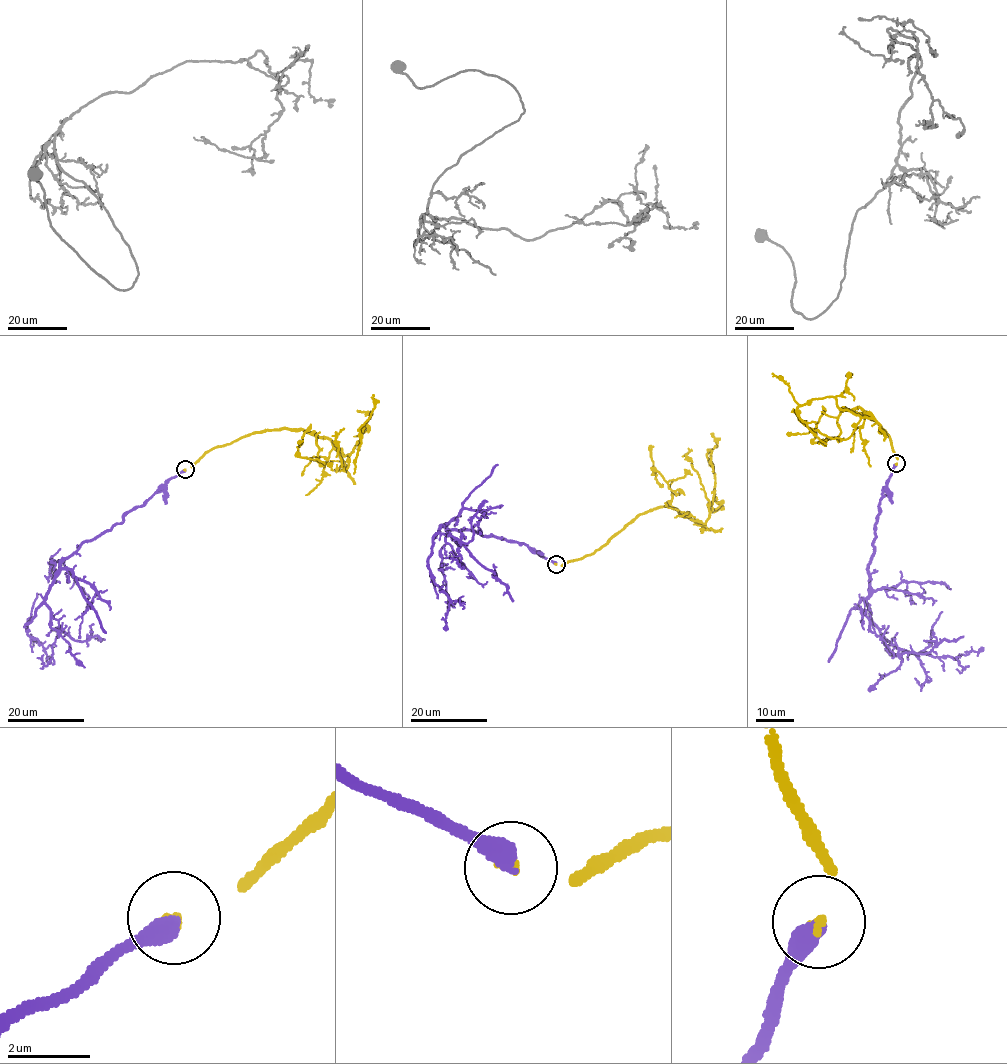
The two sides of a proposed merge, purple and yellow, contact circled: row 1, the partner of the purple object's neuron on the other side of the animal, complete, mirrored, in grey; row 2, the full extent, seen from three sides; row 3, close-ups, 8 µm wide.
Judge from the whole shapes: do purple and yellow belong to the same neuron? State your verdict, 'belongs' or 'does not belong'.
belongs

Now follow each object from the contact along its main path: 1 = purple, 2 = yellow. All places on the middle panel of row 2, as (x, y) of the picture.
1: (556, 564), (524, 544), (448, 528), (446, 523), (442, 525), (434, 536), (428, 568), (448, 599), (445, 630)
2: (556, 564), (592, 555), (639, 515), (659, 507), (676, 508), (703, 524), (715, 487), (709, 449), (712, 471)

